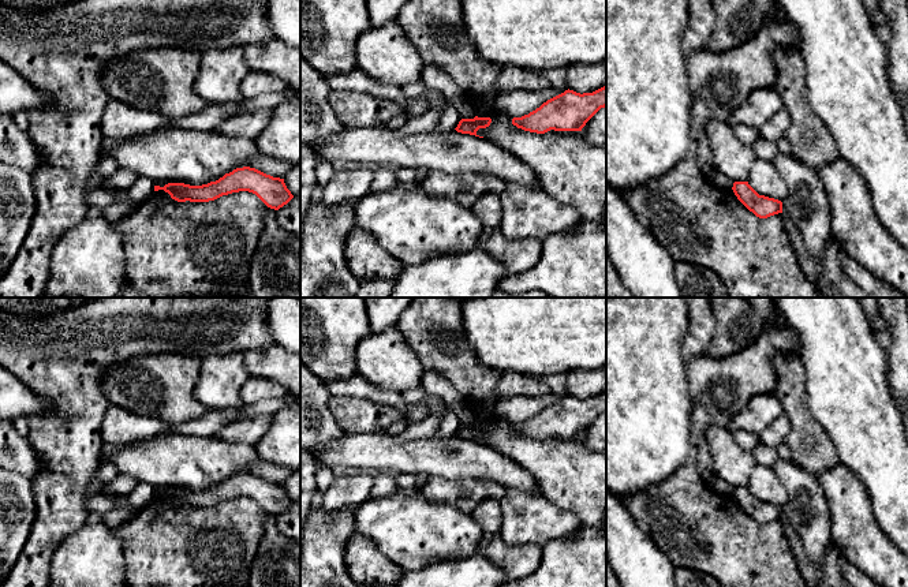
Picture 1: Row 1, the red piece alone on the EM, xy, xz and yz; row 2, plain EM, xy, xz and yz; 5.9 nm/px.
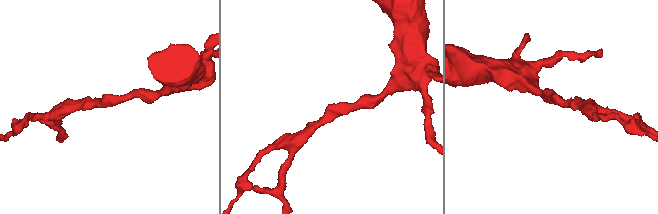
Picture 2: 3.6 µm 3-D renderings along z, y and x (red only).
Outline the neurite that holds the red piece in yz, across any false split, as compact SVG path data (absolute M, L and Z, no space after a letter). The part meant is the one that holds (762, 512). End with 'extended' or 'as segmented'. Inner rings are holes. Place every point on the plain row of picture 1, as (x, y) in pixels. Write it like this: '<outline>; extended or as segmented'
M735 487L732 496L737 505L759 524L782 519L781 506L759 501L748 487Z; as segmented

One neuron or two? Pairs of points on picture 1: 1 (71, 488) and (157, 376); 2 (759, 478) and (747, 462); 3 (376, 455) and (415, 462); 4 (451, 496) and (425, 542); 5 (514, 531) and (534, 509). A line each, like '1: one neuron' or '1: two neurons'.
1: two neurons
2: two neurons
3: one neuron
4: two neurons
5: one neuron

